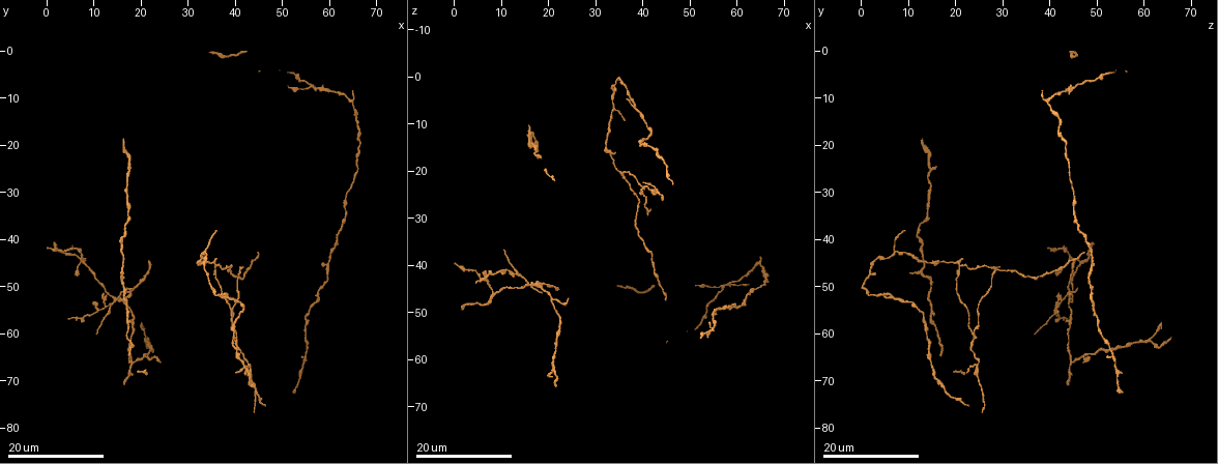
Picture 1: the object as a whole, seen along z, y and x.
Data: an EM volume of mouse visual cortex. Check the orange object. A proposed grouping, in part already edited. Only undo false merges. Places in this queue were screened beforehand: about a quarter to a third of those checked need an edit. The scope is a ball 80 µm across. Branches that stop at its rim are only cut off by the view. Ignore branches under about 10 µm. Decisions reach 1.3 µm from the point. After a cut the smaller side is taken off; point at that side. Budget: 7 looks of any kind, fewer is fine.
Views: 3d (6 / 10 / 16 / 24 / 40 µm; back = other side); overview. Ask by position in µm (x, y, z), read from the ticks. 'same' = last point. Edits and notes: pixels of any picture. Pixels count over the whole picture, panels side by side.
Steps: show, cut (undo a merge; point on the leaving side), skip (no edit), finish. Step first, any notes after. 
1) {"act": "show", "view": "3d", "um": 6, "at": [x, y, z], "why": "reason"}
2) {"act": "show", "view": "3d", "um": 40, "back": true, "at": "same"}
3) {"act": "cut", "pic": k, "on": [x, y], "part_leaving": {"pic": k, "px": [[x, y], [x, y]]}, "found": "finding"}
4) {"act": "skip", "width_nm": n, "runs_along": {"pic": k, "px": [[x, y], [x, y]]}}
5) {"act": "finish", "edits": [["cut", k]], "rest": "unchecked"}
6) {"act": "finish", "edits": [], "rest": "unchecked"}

{"act": "show", "view": "3d", "um": 16, "at": [55.0, 64.0, 53.0], "why": "two arms in line, one across"}

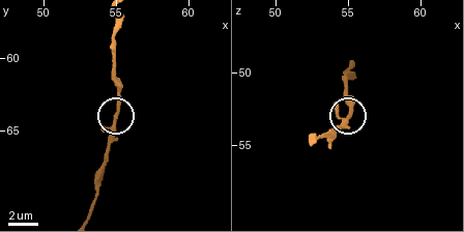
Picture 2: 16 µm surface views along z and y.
{"act": "show", "view": "3d", "um": 6, "at": [55.0, 64.0, 53.0]}

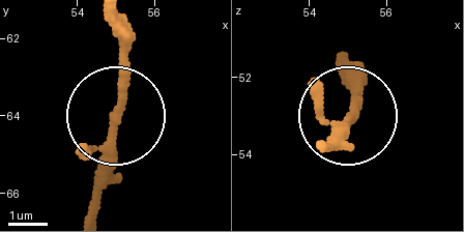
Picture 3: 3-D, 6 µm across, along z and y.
{"act": "skip", "arms": 3, "runs_along": {"pic": 3, "px": [[112, 22], [122, 91], [103, 206]]}, "found": "continuous, no second cell"}

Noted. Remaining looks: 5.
{"act": "show", "view": "3d", "um": 24, "at": [59.5, 45.5, 49.0], "why": "arms part here"}

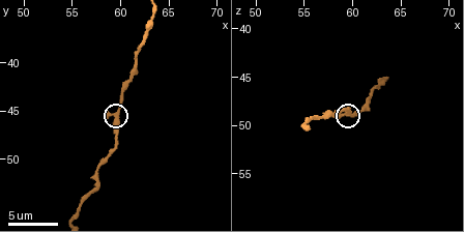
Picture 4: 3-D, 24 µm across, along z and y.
{"act": "show", "view": "3d", "um": 6, "at": "same", "why": "closer look"}

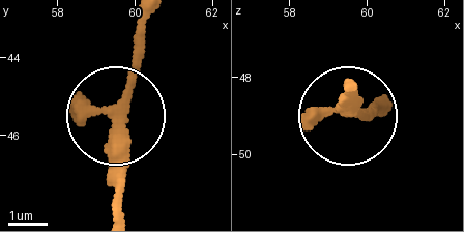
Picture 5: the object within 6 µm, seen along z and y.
{"act": "show", "view": "3d", "um": 6, "back": true, "at": "same"}

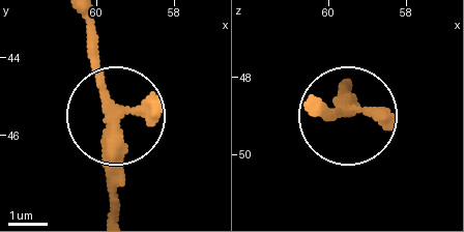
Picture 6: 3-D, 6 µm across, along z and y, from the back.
{"act": "skip", "arms": 3, "found": "continuous, no second cell"}

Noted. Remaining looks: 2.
{"act": "show", "view": "3d", "um": 16, "at": [63.5, 31.5, 45.5], "why": "calibre changes"}

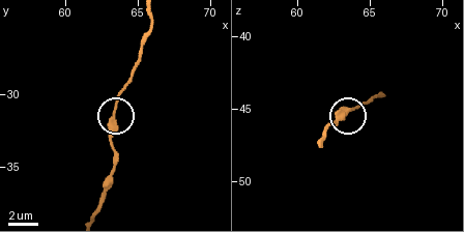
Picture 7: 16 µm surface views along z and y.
{"act": "show", "view": "3d", "um": 10, "at": "same"}

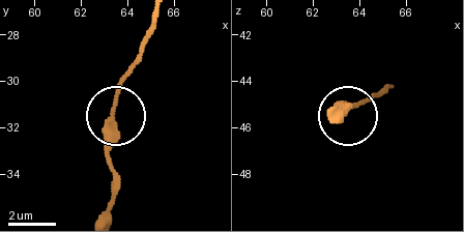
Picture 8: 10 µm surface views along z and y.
{"act": "skip", "found": "one cell here"}

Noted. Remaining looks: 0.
{"act": "finish", "edits": [], "rest": "unchecked"}

